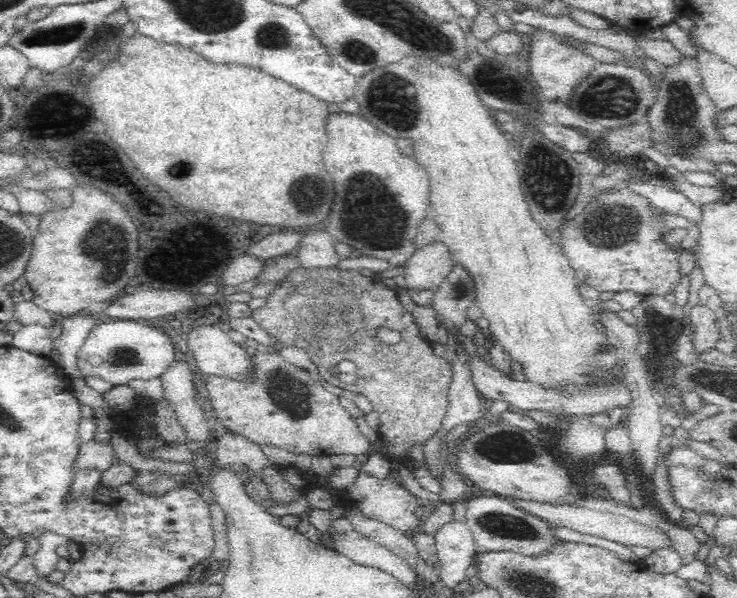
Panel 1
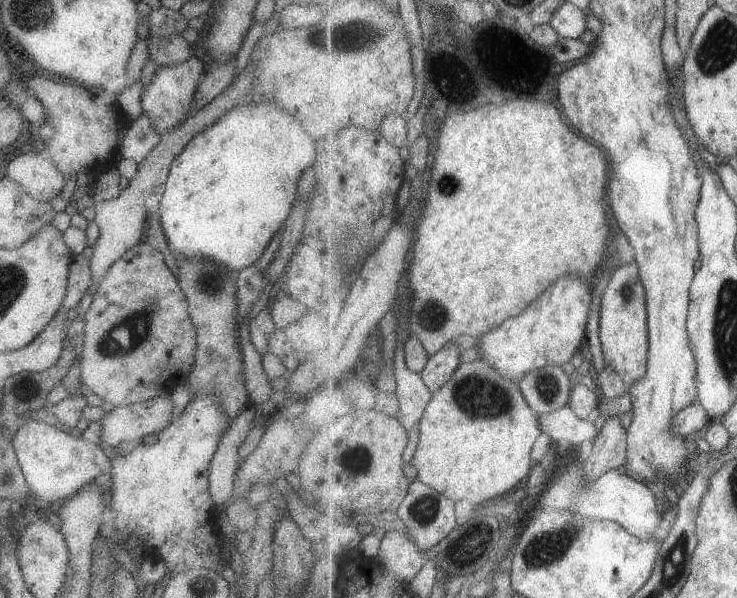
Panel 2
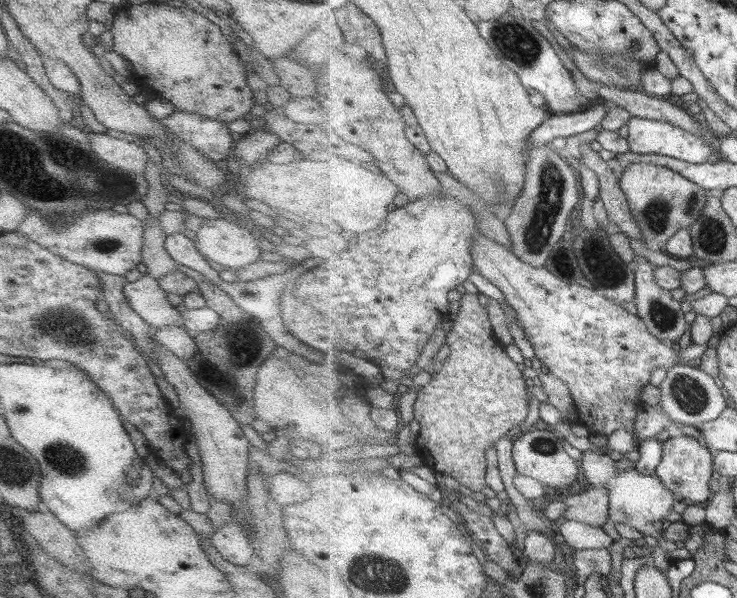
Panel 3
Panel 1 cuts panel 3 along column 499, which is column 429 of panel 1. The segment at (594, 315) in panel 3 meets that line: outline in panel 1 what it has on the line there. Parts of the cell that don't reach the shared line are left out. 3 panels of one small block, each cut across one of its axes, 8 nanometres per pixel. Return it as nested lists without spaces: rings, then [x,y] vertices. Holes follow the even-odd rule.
[[[440,240],[430,242],[405,262],[405,287],[436,291],[442,281],[453,271],[455,260],[449,248]]]

